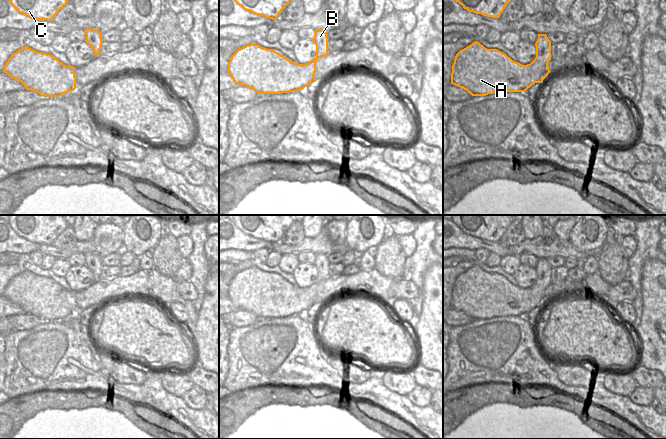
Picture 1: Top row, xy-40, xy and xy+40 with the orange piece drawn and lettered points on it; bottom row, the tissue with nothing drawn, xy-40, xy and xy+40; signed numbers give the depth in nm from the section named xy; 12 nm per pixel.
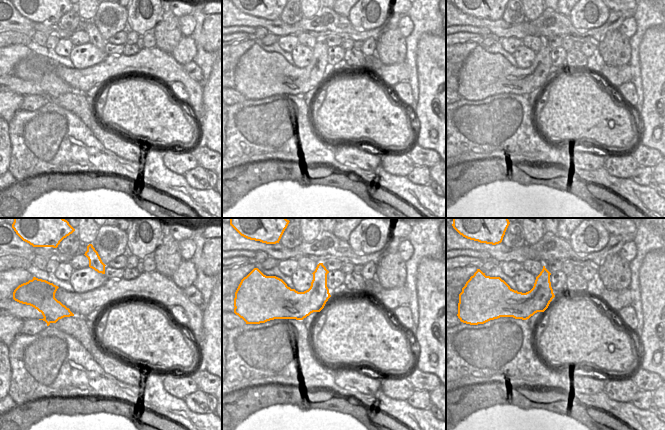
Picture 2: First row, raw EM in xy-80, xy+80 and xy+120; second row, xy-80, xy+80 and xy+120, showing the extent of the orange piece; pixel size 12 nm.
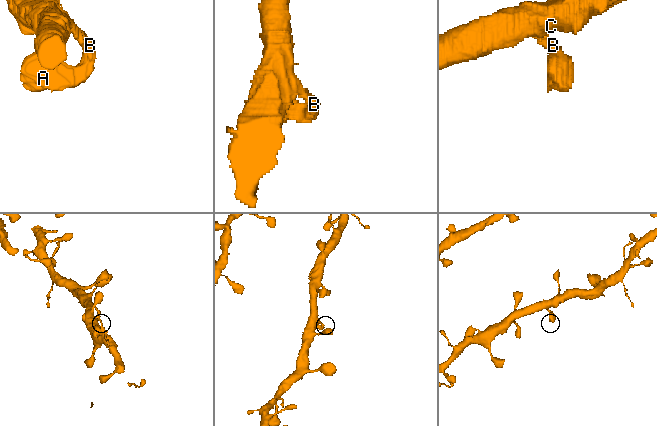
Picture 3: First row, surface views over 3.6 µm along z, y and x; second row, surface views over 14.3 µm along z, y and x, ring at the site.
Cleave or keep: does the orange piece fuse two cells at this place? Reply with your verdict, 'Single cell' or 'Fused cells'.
Single cell.

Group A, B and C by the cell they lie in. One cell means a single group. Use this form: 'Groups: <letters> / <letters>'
Groups: A B C.

